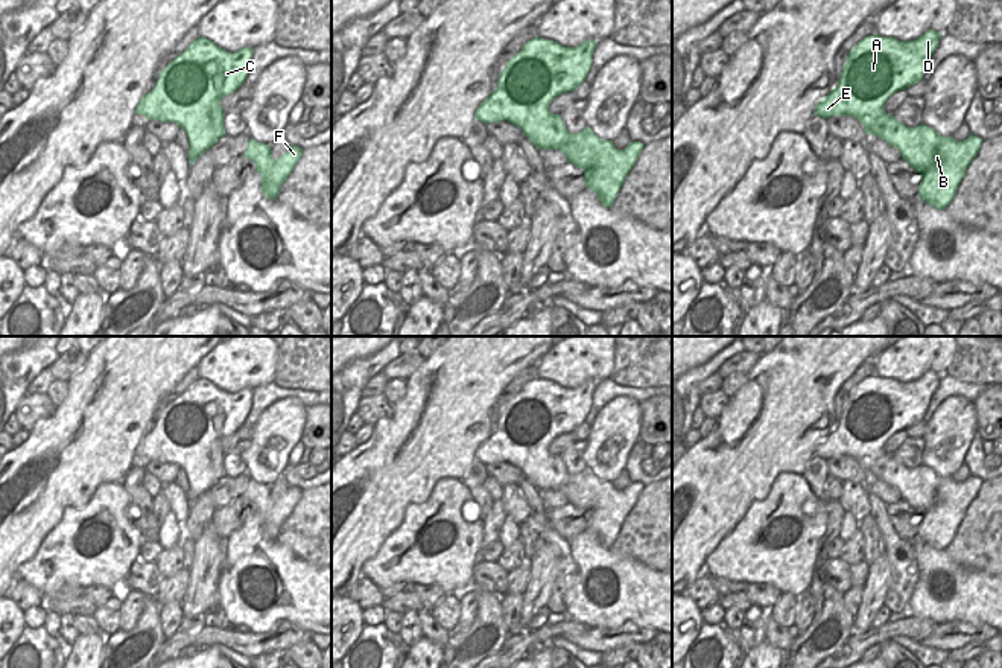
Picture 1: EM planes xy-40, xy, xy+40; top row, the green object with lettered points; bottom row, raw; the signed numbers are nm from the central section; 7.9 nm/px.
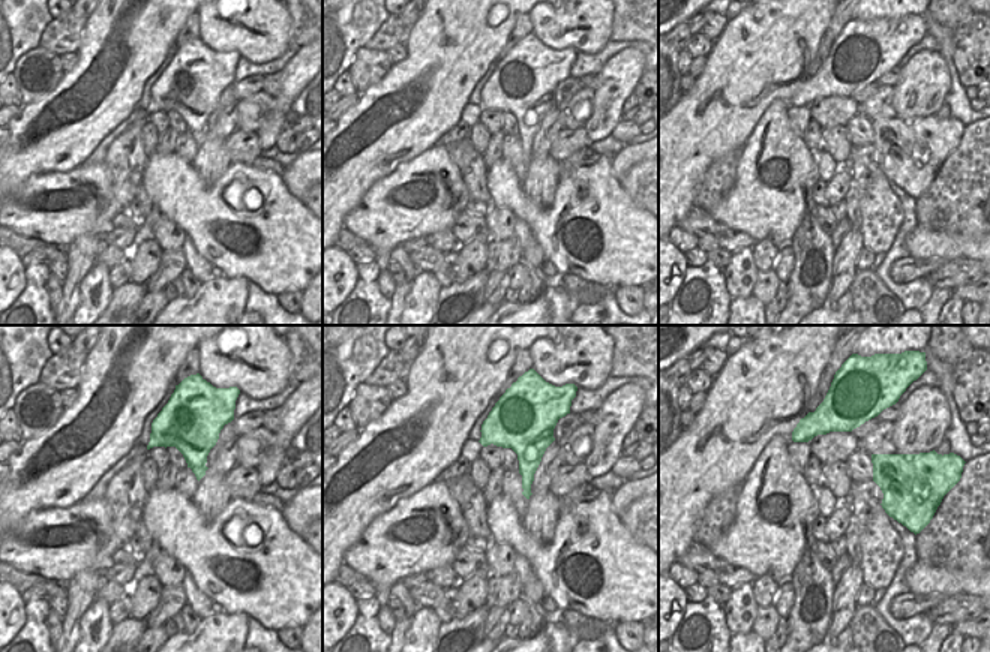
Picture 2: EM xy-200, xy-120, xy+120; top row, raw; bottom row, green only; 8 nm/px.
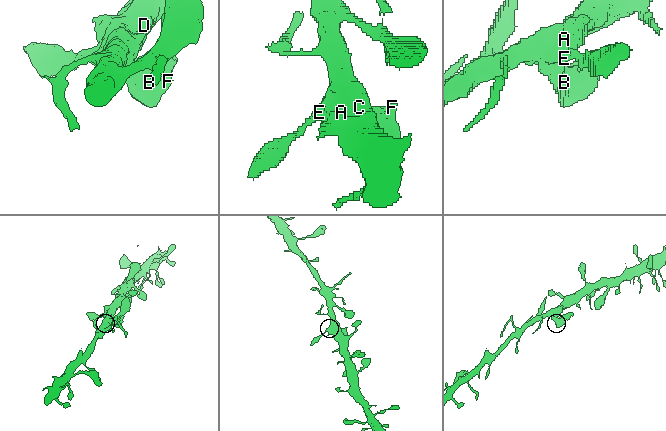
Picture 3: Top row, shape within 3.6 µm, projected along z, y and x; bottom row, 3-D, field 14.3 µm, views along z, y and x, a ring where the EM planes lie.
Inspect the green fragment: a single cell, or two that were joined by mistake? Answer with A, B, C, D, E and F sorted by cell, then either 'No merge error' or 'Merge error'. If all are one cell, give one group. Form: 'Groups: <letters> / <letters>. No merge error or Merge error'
Groups: A B C D E F. No merge error.

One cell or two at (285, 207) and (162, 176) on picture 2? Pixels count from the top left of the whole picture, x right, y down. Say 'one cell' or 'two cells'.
one cell

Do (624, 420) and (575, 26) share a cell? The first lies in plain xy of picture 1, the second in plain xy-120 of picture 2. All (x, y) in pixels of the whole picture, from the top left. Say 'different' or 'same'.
different

